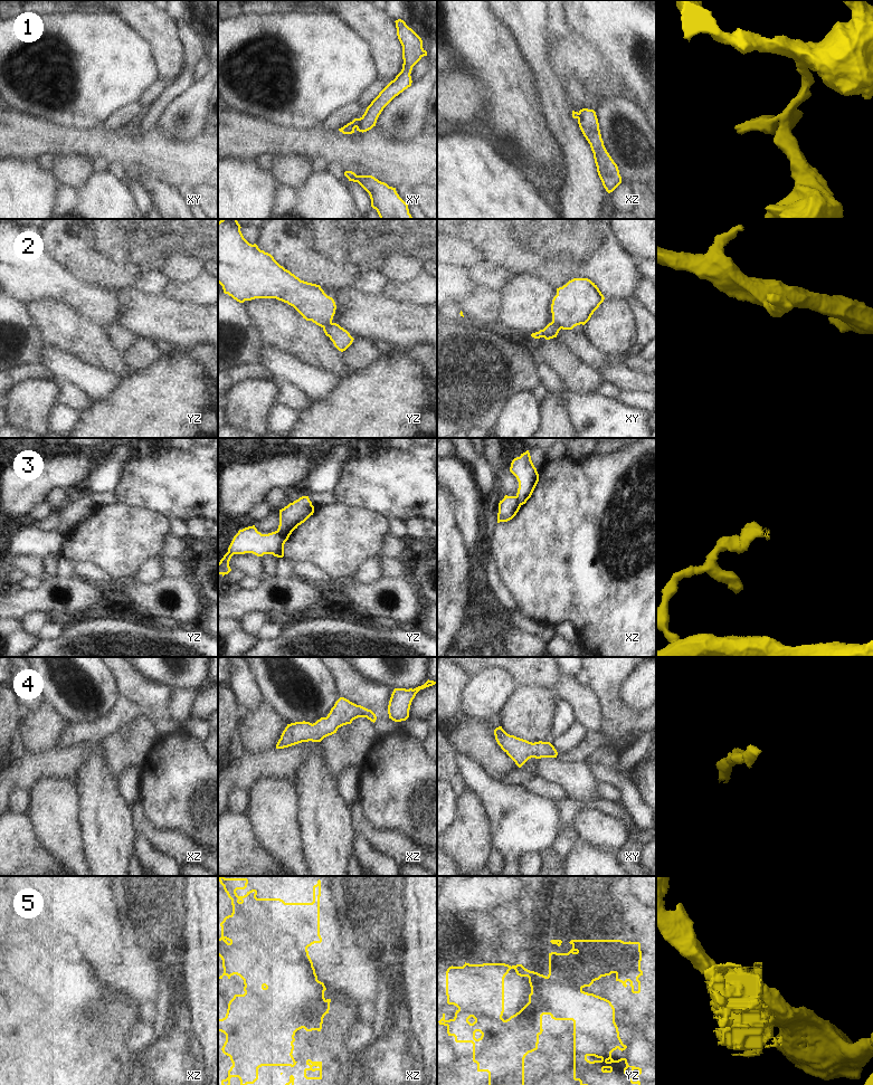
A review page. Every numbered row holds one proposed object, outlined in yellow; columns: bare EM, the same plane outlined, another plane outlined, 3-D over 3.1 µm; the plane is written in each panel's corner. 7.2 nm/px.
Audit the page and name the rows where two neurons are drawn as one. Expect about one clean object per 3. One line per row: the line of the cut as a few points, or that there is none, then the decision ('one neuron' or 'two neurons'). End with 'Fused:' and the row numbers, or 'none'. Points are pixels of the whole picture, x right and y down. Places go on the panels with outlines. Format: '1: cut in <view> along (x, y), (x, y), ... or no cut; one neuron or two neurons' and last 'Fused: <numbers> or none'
1: cut in xy along (359, 119), (357, 127); two neurons
2: cut in xy along (551, 322), (561, 327); two neurons
3: cut in yz along (276, 531), (281, 538), (278, 557); two neurons
4: no cut; one neuron
5: cut in xz along (324, 986), (319, 1005), (309, 1010), (302, 1027); two neurons
Fused: 1, 2, 3, 5

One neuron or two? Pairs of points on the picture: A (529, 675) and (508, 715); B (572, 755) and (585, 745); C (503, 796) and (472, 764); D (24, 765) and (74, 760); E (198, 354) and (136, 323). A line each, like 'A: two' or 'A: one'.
A: two
B: one
C: one
D: one
E: two

